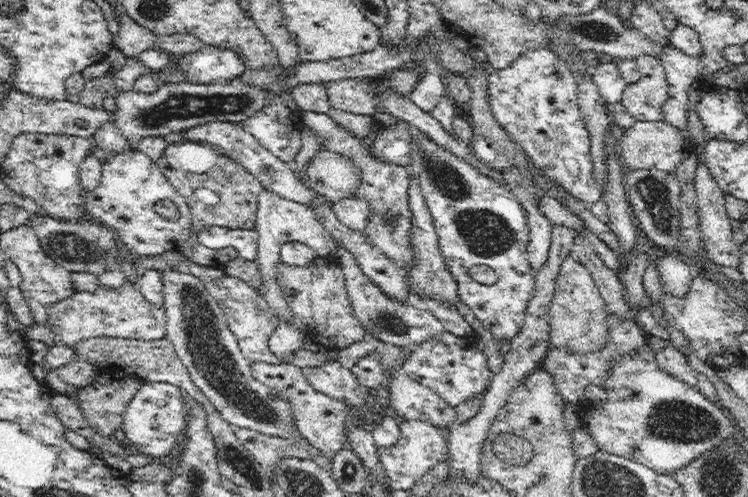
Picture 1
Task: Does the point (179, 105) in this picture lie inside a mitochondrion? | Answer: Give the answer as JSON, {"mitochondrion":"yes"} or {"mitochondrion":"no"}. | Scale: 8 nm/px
{"mitochondrion":"yes"}

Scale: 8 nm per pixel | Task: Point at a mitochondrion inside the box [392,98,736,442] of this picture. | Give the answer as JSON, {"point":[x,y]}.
{"point":[486,234]}

